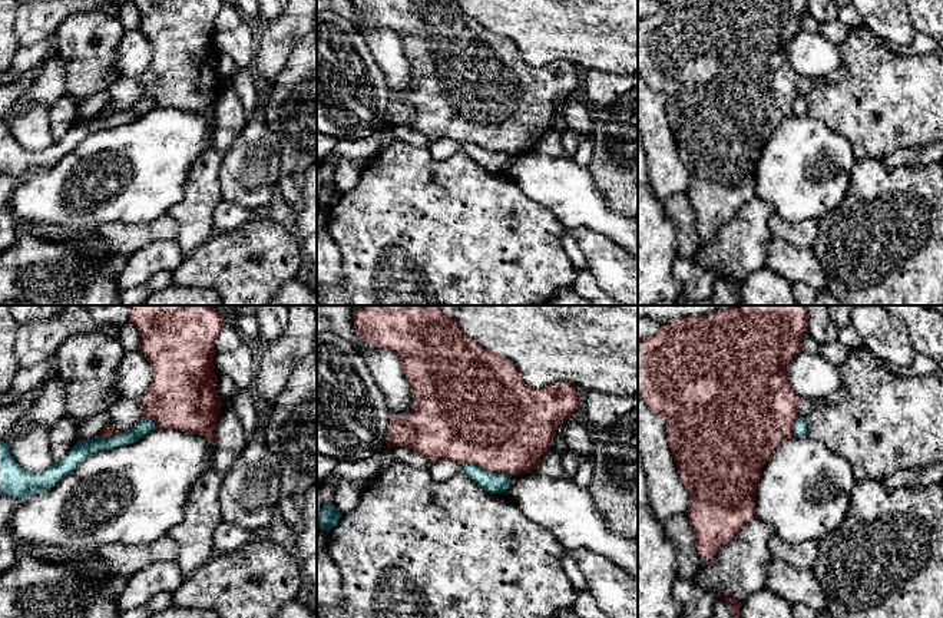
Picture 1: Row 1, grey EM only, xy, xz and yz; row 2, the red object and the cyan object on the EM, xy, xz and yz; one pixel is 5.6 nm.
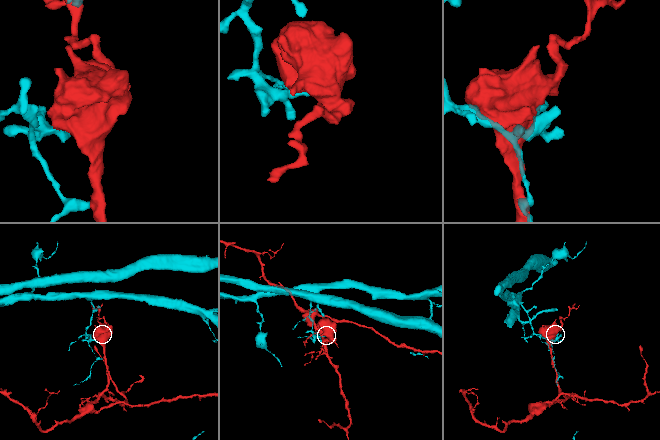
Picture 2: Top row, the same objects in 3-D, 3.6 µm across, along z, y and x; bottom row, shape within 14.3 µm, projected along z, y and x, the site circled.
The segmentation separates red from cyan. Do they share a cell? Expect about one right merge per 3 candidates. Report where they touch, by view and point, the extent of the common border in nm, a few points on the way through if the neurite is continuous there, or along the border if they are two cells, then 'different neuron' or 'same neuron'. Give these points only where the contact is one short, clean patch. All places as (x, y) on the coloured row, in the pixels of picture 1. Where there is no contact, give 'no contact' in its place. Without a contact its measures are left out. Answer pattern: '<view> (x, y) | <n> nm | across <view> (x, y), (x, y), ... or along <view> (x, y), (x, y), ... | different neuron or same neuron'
xz (485, 469) | 280 nm | different neuron

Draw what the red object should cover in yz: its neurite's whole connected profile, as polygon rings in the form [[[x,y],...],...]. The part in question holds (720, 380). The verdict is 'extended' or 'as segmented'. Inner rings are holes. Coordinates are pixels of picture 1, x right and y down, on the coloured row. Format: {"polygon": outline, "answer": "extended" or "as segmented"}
{"polygon": [[[731,305],[718,313],[674,318],[652,337],[638,340],[638,396],[652,413],[665,417],[666,437],[679,479],[689,495],[686,515],[695,532],[695,548],[702,562],[709,564],[715,553],[729,543],[735,535],[755,518],[755,493],[765,462],[791,436],[797,420],[797,403],[801,396],[787,381],[788,363],[803,351],[801,338],[808,333],[807,305]]], "answer": "as segmented"}

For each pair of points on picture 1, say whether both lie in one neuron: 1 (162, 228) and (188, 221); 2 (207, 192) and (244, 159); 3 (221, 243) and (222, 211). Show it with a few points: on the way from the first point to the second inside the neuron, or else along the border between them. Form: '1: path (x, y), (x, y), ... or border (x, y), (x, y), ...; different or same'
1: border (166, 212), (176, 224), (175, 240); different
2: border (224, 154), (218, 177), (221, 200); different
3: border (251, 217), (232, 230), (215, 233); different

